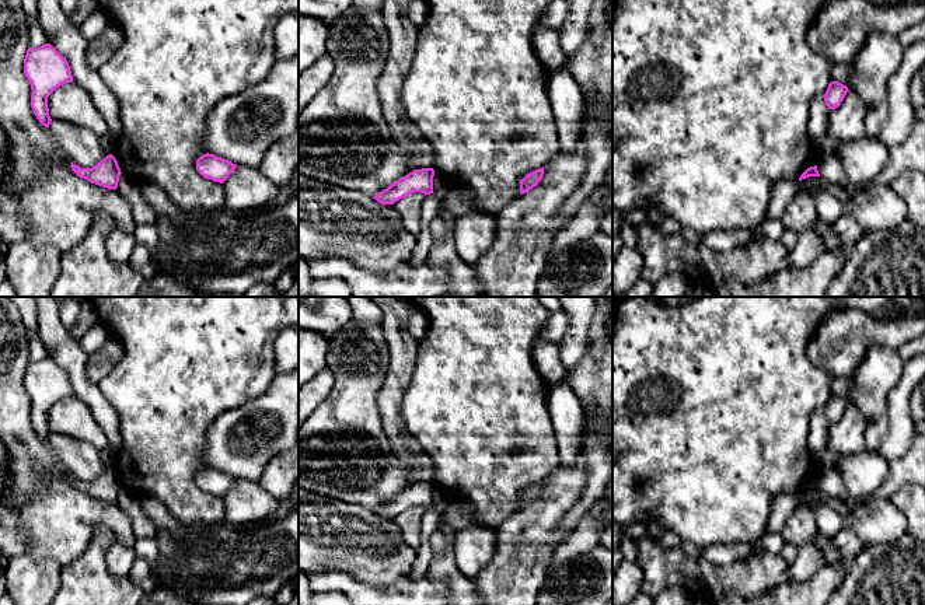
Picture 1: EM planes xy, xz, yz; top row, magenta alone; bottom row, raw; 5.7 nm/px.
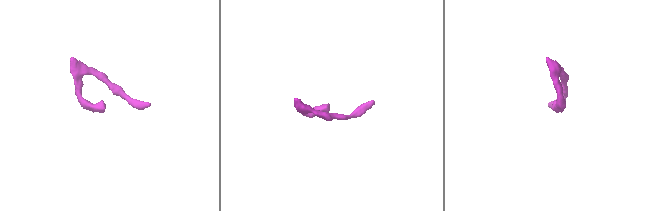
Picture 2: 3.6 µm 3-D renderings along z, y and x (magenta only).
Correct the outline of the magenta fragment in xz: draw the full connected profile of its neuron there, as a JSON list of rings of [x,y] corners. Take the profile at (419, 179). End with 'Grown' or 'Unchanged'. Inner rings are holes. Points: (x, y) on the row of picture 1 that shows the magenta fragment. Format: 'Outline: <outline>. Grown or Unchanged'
Outline: [[[433,168],[413,169],[408,175],[391,183],[387,189],[378,192],[373,199],[381,204],[394,204],[413,192],[430,195],[433,193],[433,176]]]. Unchanged

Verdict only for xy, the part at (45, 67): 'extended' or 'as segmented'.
as segmented

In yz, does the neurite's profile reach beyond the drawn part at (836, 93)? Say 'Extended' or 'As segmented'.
As segmented

